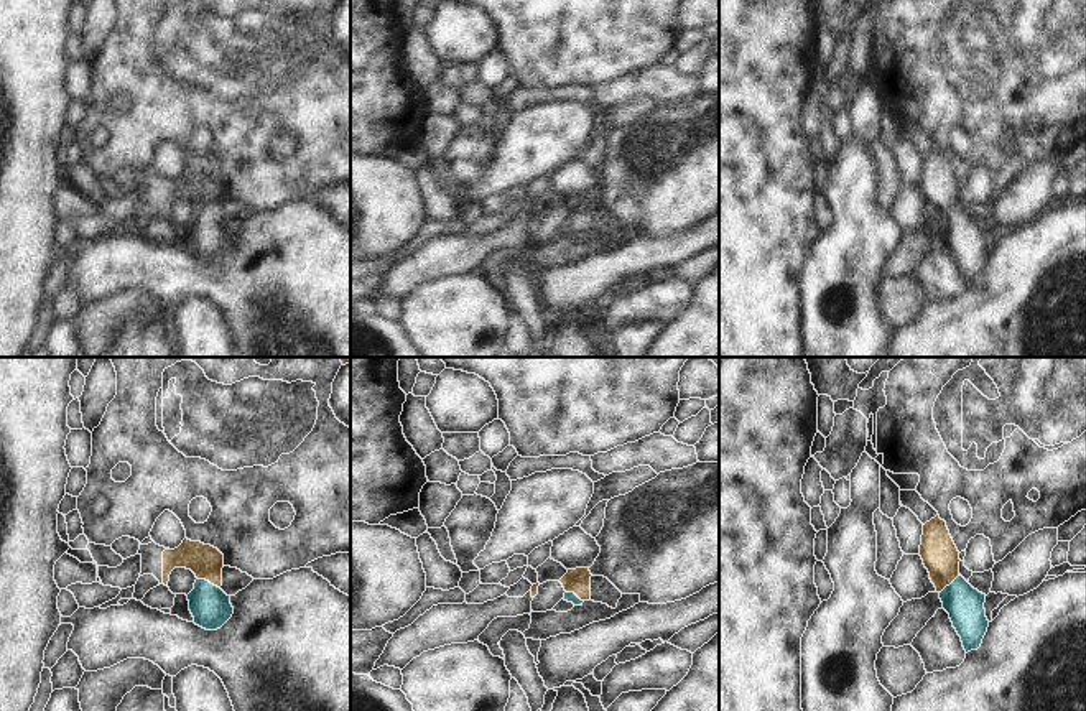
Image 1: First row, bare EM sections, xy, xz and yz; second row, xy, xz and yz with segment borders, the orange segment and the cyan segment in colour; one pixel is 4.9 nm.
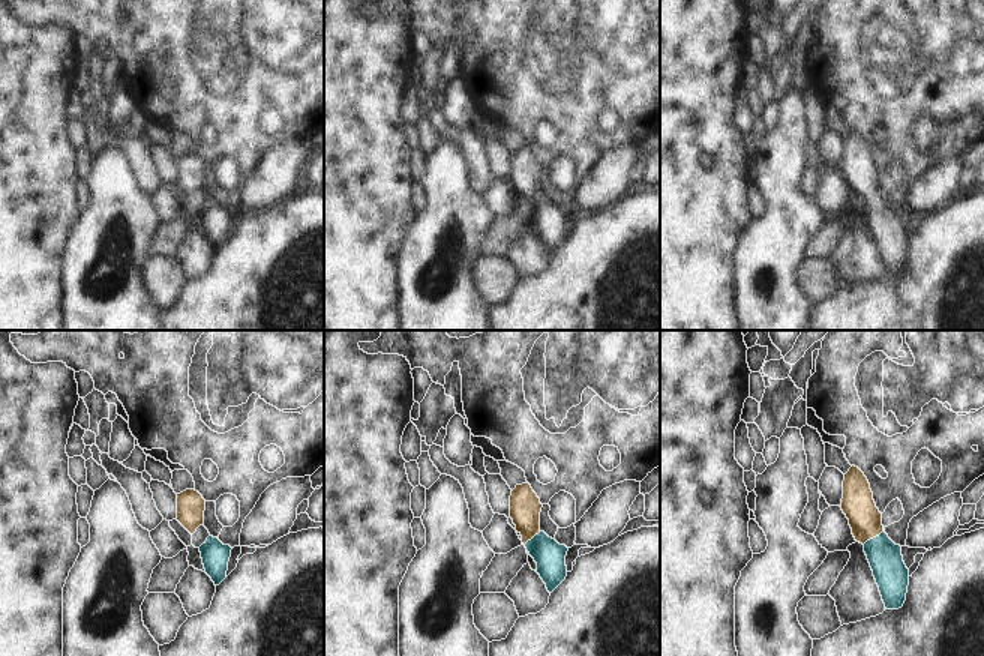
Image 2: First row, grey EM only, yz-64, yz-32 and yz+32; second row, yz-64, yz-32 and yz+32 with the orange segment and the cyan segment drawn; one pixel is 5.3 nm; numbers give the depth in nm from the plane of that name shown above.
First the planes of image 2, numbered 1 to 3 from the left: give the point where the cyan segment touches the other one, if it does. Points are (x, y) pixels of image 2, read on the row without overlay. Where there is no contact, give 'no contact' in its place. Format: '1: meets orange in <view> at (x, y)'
1: no contact
2: meets orange in yz-32 at (531, 201)
3: meets orange in yz+32 at (872, 201)

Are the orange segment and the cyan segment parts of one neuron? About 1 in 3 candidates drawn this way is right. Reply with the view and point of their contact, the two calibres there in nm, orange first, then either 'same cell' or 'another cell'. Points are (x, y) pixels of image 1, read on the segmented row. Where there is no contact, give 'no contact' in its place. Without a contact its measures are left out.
contact xy (209, 581); calibres 160 and 200 nm; same cell

